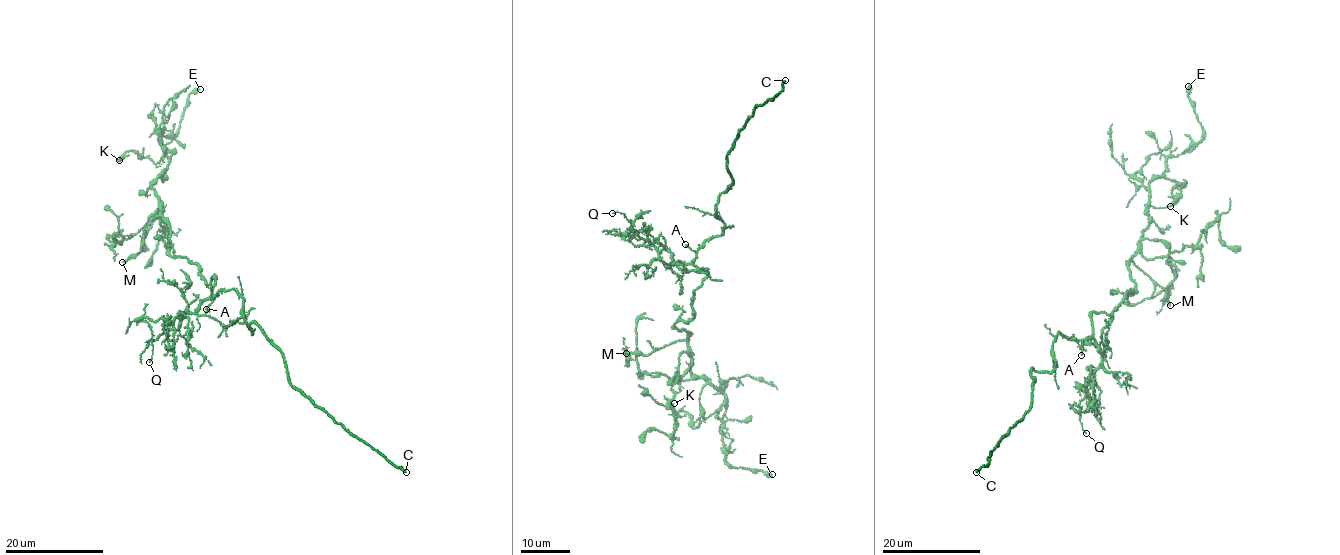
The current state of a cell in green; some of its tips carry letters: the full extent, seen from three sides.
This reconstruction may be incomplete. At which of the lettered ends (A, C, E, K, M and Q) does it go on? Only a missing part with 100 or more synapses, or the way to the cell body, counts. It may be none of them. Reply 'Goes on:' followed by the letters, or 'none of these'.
Goes on: C

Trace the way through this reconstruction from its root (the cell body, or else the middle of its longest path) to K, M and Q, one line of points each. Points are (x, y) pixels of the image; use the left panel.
K: (212, 294), (215, 276), (208, 284), (169, 254), (152, 187), (174, 153), (119, 160)
M: (212, 294), (215, 276), (208, 284), (198, 265), (169, 254), (161, 216), (122, 262)
Q: (212, 294), (194, 312), (169, 323), (144, 318), (151, 331), (149, 362)

